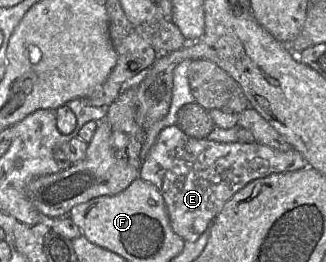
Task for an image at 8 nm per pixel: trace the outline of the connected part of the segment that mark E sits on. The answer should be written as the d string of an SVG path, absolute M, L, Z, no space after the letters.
M172 125L159 133L138 177L152 183L161 193L173 231L185 242L195 242L210 228L225 203L249 182L305 167L308 167L307 160L293 148L280 151L258 142L220 143L207 138L195 139Z

